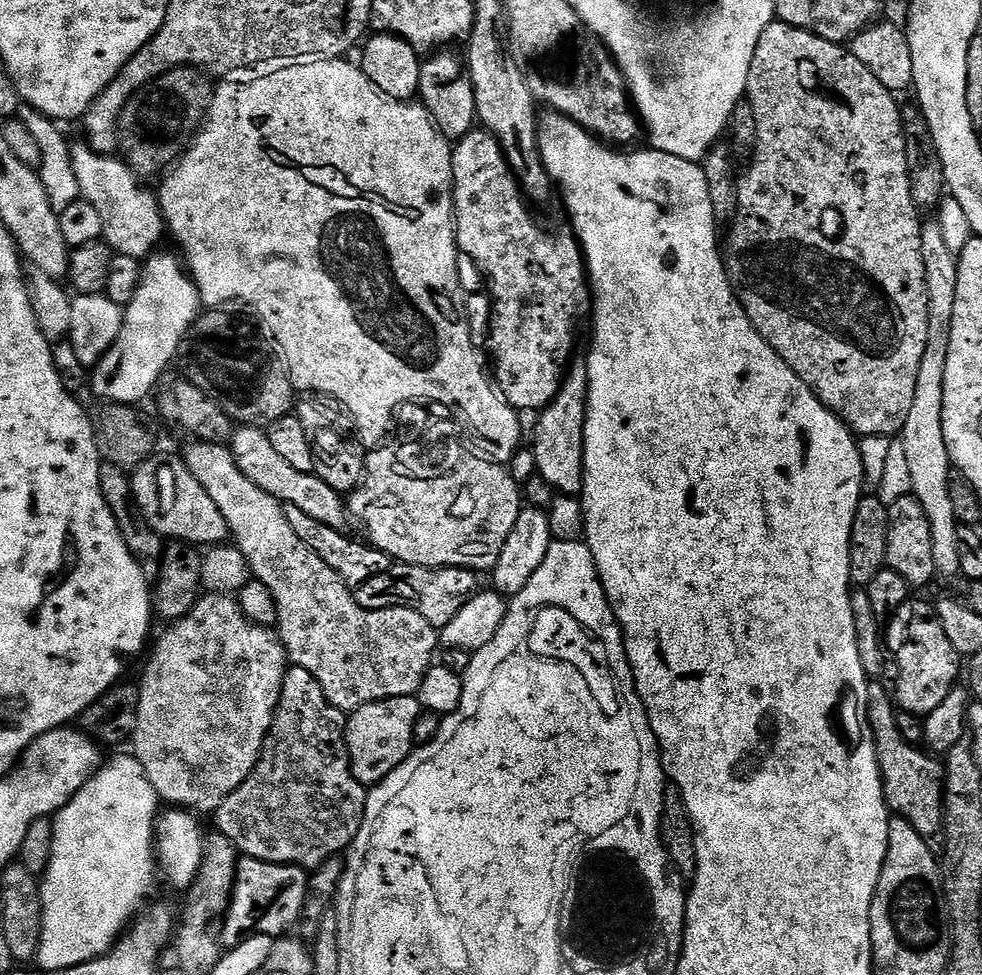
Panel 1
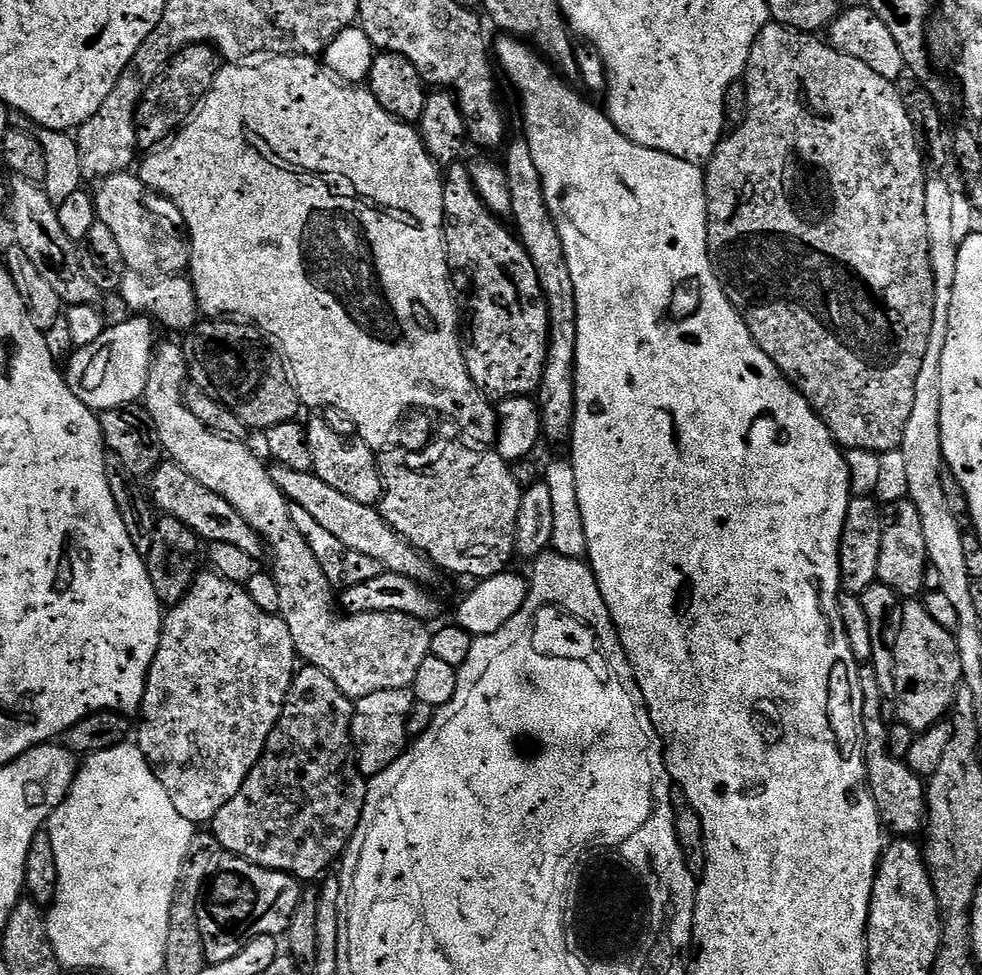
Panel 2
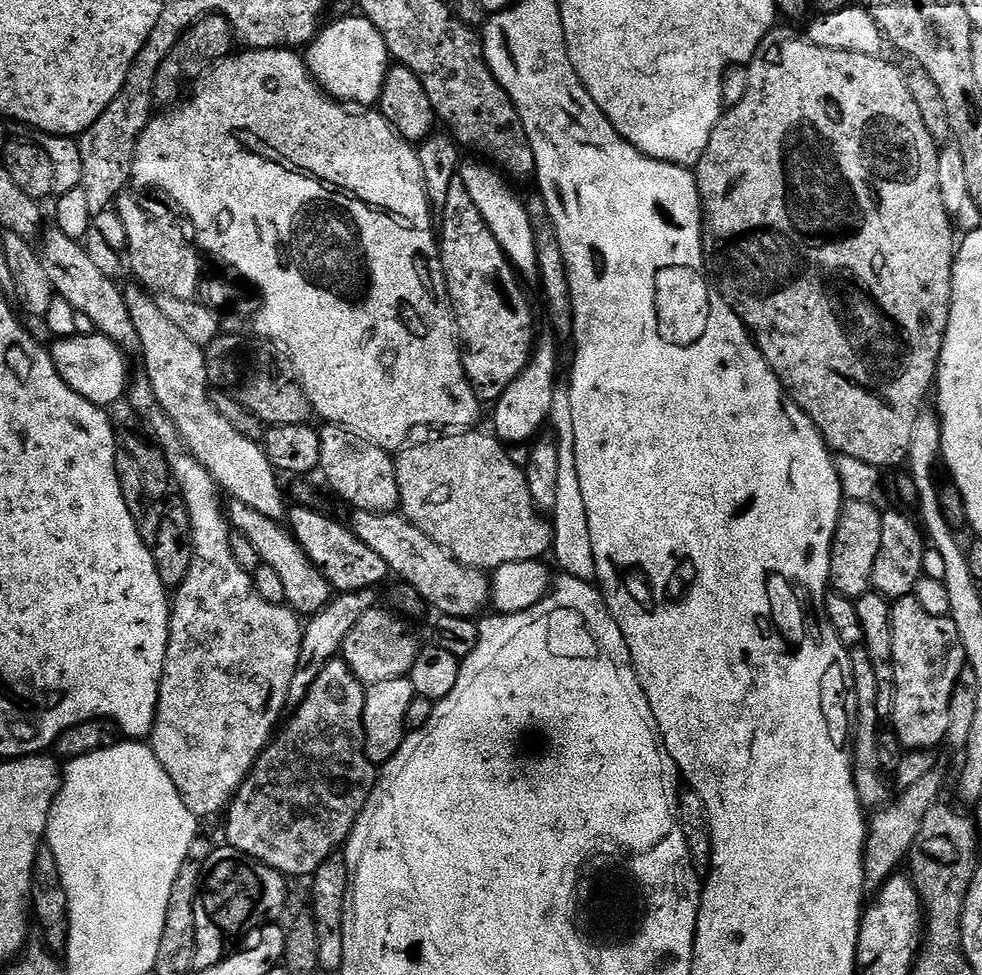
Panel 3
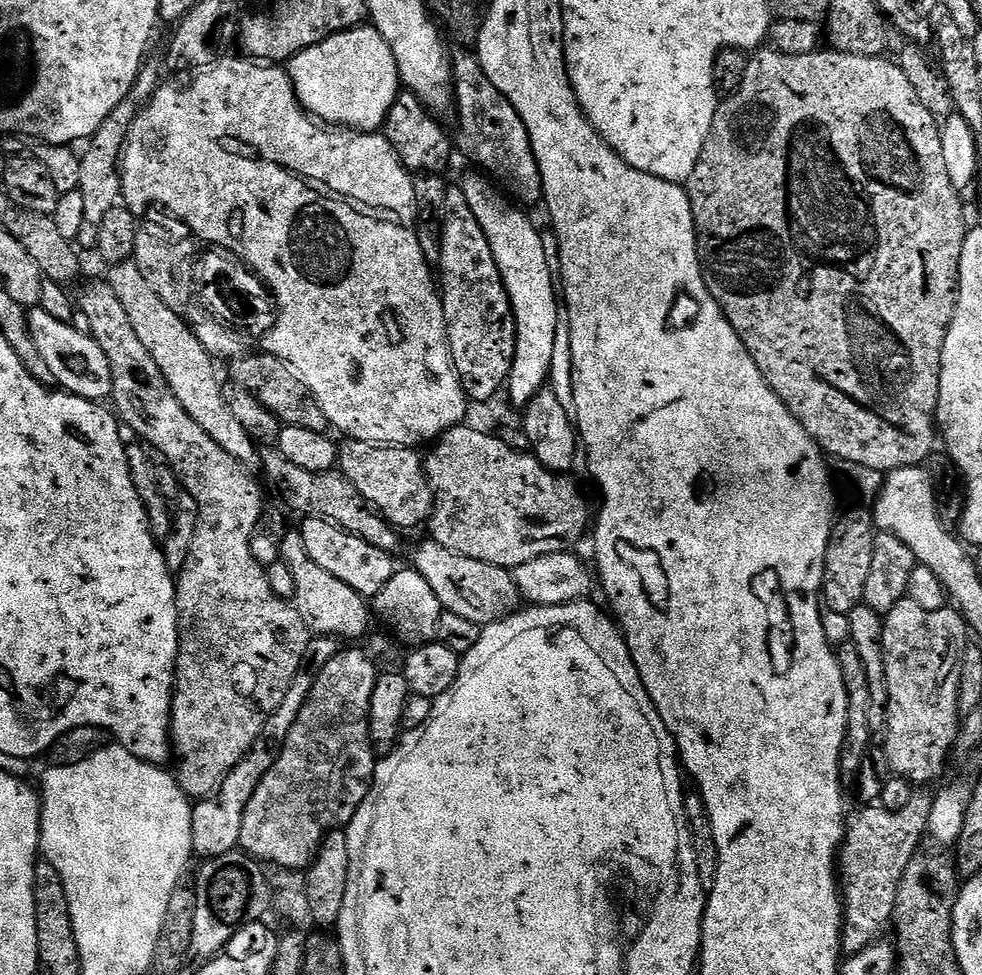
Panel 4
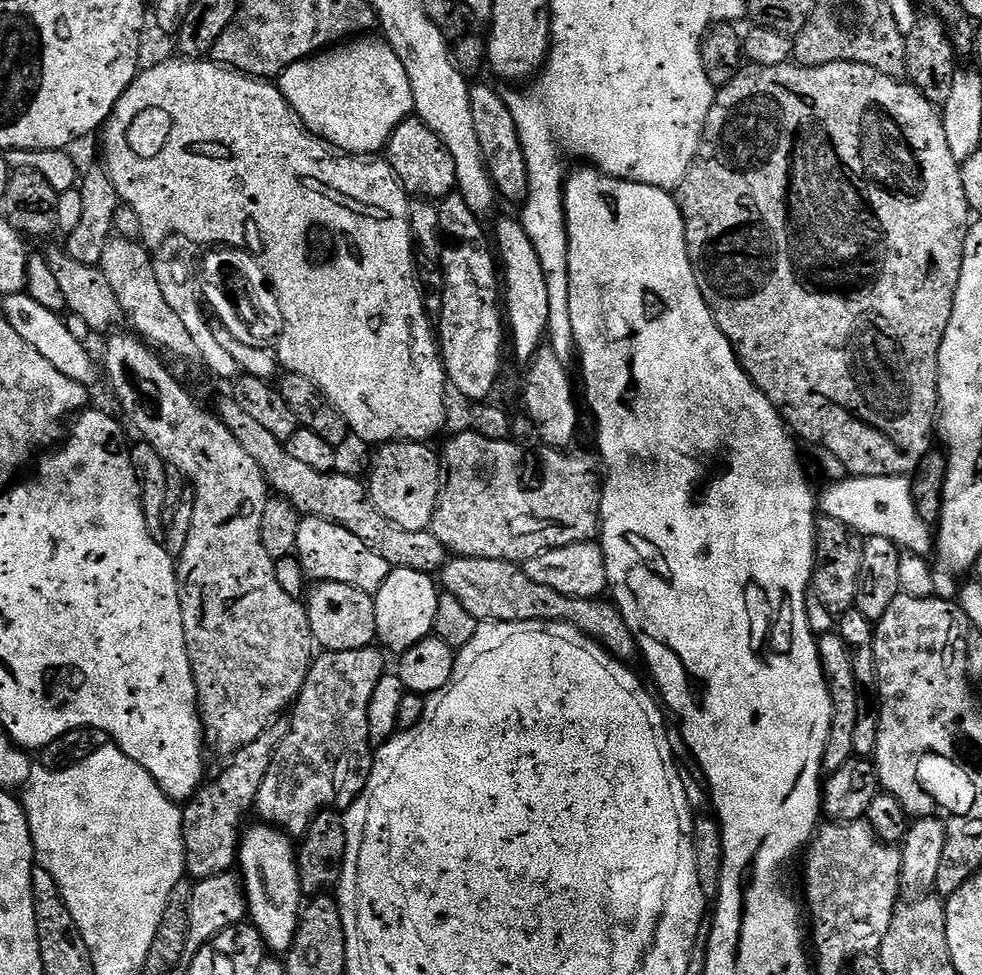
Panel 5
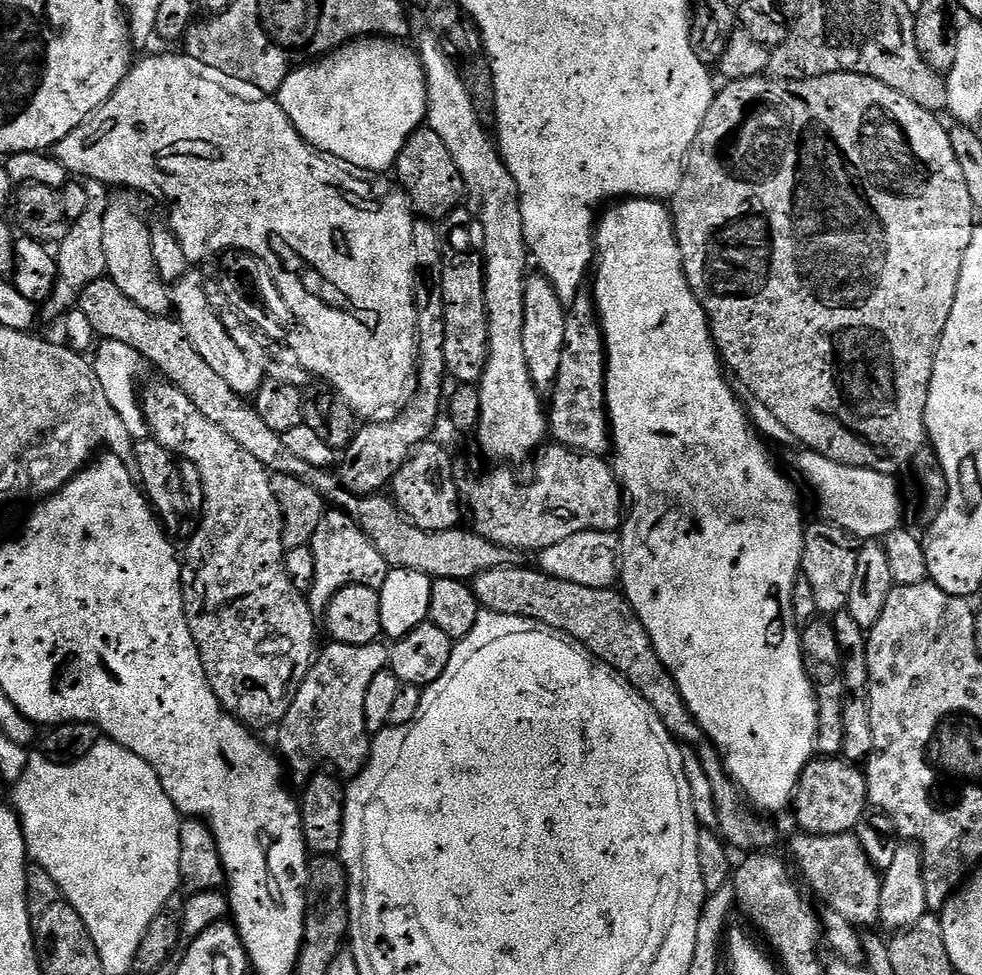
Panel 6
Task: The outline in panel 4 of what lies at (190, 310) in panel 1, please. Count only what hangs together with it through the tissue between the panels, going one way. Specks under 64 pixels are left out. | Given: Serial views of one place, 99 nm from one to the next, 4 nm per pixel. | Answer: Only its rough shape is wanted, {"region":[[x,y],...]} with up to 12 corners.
{"region":[[42,307],[28,329],[63,391],[104,402],[112,394],[102,346]]}

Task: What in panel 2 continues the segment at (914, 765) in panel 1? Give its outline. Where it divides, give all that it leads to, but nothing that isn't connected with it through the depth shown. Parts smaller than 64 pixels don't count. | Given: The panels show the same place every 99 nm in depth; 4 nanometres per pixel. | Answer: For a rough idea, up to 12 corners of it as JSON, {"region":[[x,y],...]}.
{"region":[[861,667],[868,789],[900,838],[925,827],[925,781],[888,749],[878,674]]}

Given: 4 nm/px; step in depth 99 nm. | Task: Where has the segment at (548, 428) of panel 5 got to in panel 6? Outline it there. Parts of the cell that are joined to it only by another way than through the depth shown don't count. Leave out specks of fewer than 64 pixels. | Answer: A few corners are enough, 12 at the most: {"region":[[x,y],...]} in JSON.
{"region":[[545,276],[524,282],[522,347],[551,393],[566,346],[566,305]]}

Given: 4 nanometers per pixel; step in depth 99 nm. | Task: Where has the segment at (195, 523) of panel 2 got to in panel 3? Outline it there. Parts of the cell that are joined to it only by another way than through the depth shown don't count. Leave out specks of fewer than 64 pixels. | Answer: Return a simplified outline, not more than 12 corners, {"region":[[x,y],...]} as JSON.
{"region":[[232,500],[226,519],[280,575],[287,607],[311,618],[332,583],[281,521]]}

